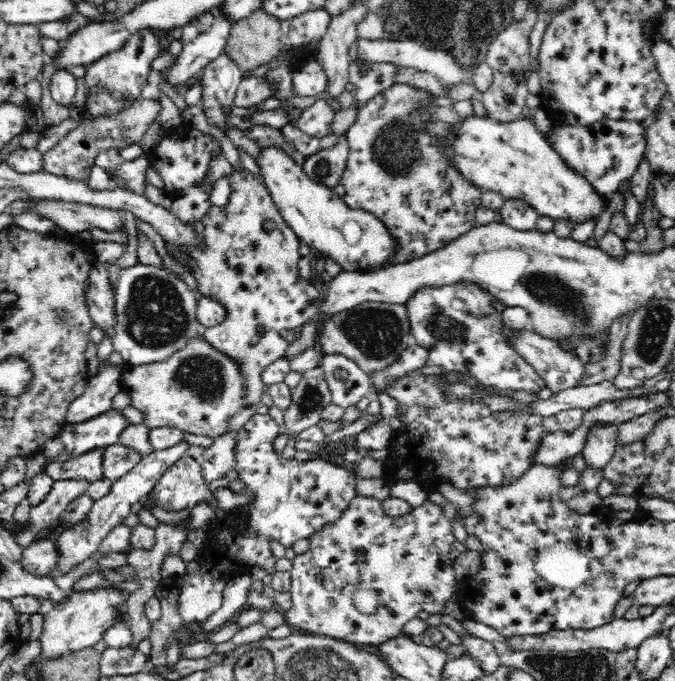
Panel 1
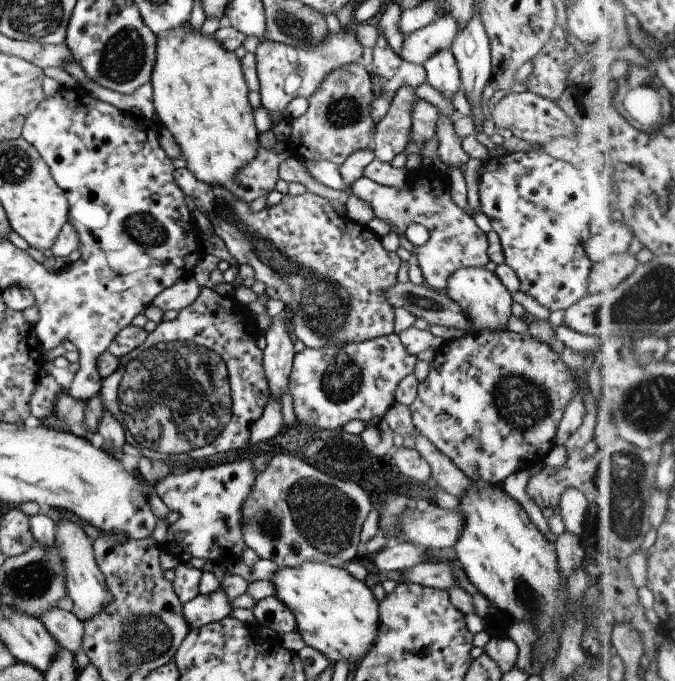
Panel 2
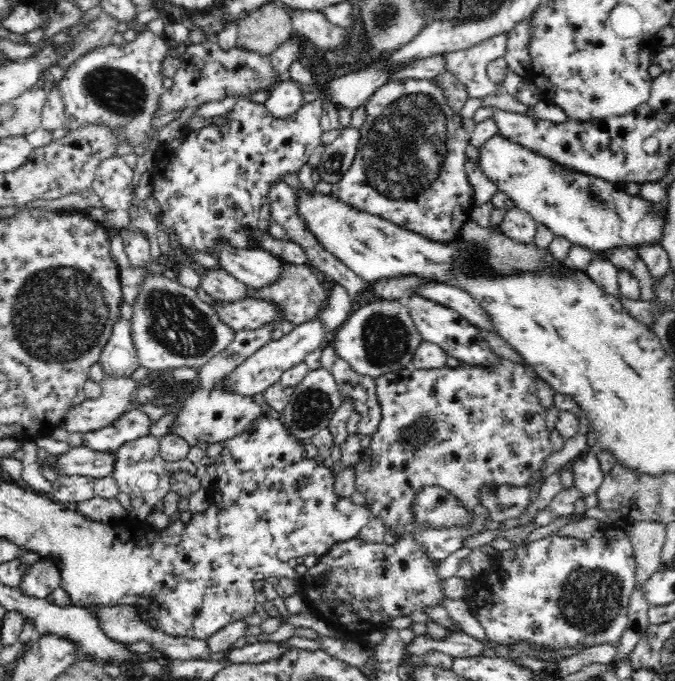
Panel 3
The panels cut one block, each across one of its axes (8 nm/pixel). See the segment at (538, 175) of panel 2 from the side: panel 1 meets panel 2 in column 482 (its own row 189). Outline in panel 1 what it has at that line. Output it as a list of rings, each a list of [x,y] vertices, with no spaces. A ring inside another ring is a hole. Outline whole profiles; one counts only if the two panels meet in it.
[[[188,126],[180,137],[165,137],[148,152],[150,166],[156,168],[165,185],[165,191],[172,198],[171,214],[174,214],[182,222],[198,222],[204,219],[211,210],[210,191],[215,185],[202,184],[207,177],[210,162],[216,154],[222,154],[220,144],[214,143],[212,137],[206,132],[194,130]]]

